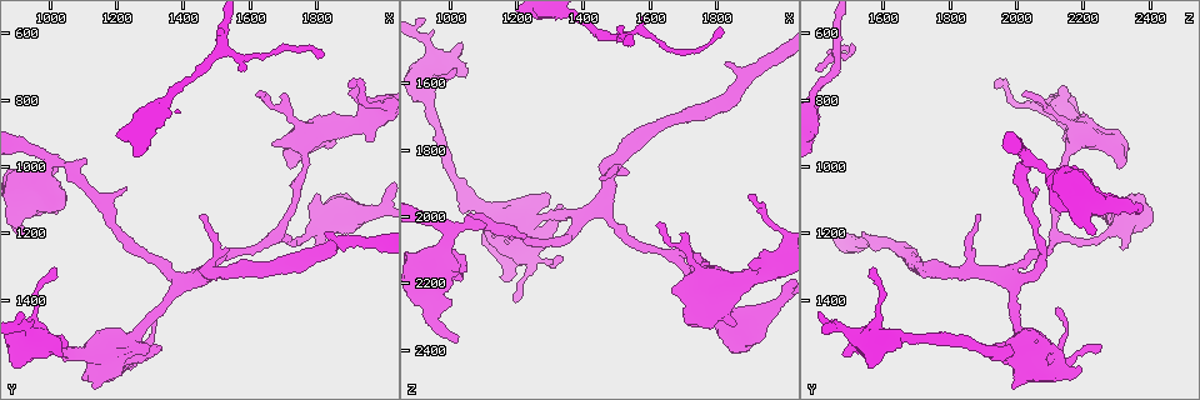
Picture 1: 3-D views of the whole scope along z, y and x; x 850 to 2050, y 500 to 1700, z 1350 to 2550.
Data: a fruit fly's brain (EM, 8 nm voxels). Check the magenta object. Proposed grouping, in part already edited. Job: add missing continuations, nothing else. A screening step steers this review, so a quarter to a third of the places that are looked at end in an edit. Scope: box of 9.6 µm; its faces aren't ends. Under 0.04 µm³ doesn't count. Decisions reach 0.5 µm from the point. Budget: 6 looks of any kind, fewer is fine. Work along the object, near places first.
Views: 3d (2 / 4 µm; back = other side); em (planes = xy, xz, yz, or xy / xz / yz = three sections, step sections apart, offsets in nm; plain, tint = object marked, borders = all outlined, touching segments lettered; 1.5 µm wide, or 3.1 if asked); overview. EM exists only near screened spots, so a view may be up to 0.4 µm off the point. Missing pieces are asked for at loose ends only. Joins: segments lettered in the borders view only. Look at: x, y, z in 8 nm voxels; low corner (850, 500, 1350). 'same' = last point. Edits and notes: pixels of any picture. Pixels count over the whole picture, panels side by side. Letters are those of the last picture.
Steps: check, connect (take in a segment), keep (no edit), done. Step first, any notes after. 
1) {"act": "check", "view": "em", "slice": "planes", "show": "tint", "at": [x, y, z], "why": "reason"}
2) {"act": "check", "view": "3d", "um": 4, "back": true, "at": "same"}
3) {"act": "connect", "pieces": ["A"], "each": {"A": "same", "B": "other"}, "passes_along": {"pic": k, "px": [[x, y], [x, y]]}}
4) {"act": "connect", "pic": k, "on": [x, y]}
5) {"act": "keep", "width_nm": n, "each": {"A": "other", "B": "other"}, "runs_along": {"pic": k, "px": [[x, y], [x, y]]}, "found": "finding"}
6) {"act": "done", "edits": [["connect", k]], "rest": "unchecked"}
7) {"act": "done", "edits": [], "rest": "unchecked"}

{"act": "check", "view": "3d", "um": 4, "at": [1700, 780, 2050], "why": "an open end"}

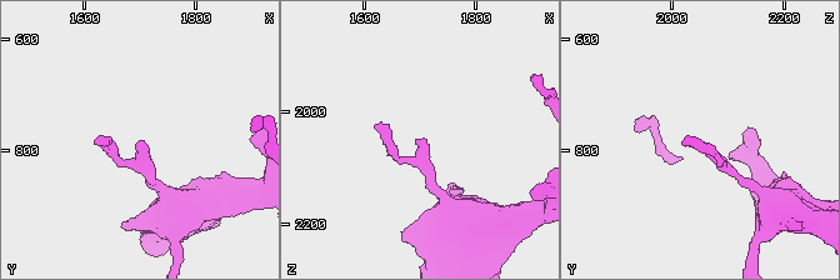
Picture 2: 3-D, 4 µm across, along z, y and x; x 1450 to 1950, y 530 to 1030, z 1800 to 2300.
{"act": "check", "view": "em", "slice": "planes", "show": "plain", "at": [1690, 780, 2060], "why": "now the EM"}

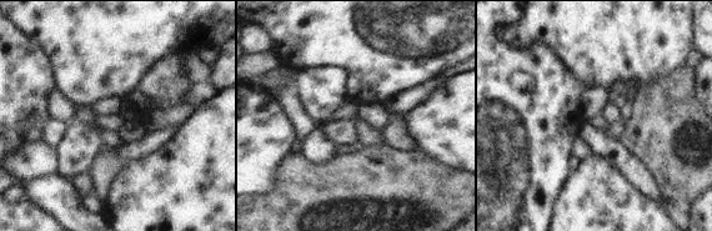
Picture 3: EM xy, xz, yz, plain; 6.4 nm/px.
{"act": "check", "view": "em", "slice": "planes", "show": "borders", "at": "same"}

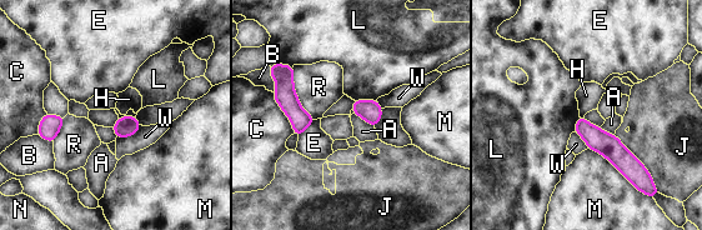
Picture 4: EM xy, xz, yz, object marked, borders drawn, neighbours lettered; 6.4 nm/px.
{"act": "keep", "each": {"A": "other", "B": "other", "C": "other", "E": "other", "H": "other", "J": "other", "L": "other", "M": "other", "N": "other", "R": "other", "W": "other"}, "found": "none of them fits"}

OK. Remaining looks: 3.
{"act": "check", "view": "3d", "um": 4, "at": [1970, 920, 2140], "why": "free end"}

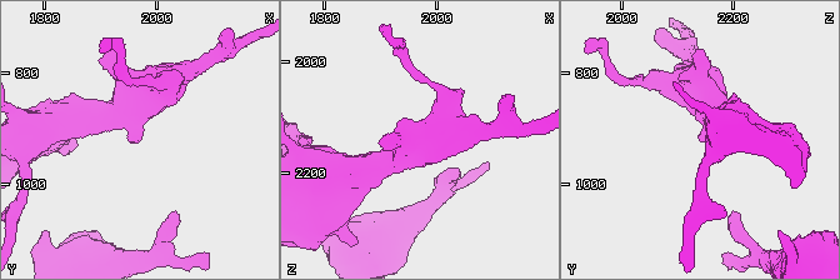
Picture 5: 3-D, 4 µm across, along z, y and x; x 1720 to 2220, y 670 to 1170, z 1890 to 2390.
{"act": "check", "view": "em", "slice": "planes", "show": "borders", "at": [1960, 925, 2135]}

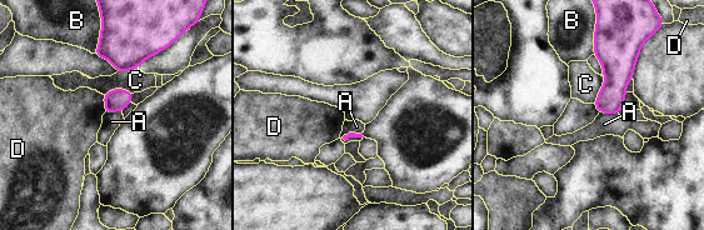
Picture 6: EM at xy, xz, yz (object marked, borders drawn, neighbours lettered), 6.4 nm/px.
{"act": "keep", "each": {"A": "other", "B": "other", "C": "other", "D": "other"}, "border": {"pic": 6, "px": [[341, 136], [345, 140], [363, 138]]}, "found": "no lettered segment goes on from it"}

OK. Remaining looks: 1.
{"act": "check", "view": "em", "slice": "planes", "show": "borders", "at": [1830, 1200, 1550], "why": "an open end"}

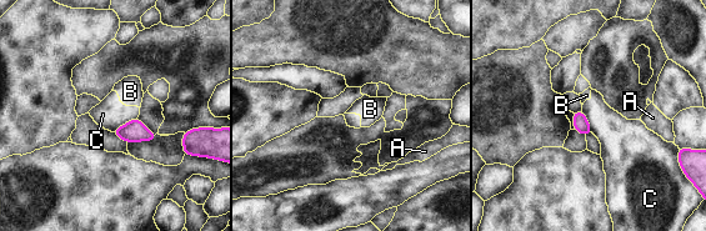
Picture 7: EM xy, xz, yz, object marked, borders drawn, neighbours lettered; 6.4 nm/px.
{"act": "keep", "each": {"A": "other", "B": "other", "C": "other"}, "found": "none of them fits"}

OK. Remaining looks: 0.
{"act": "done", "edits": [], "rest": "unchecked"}

